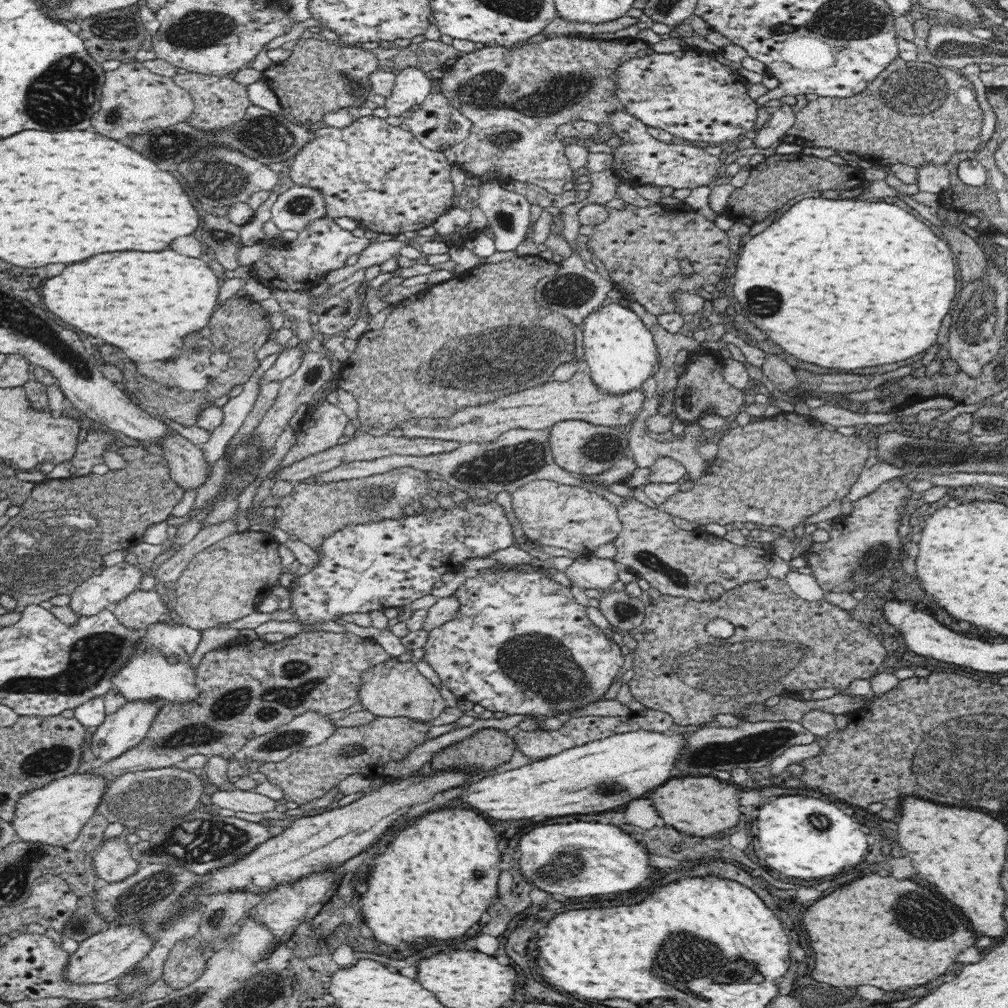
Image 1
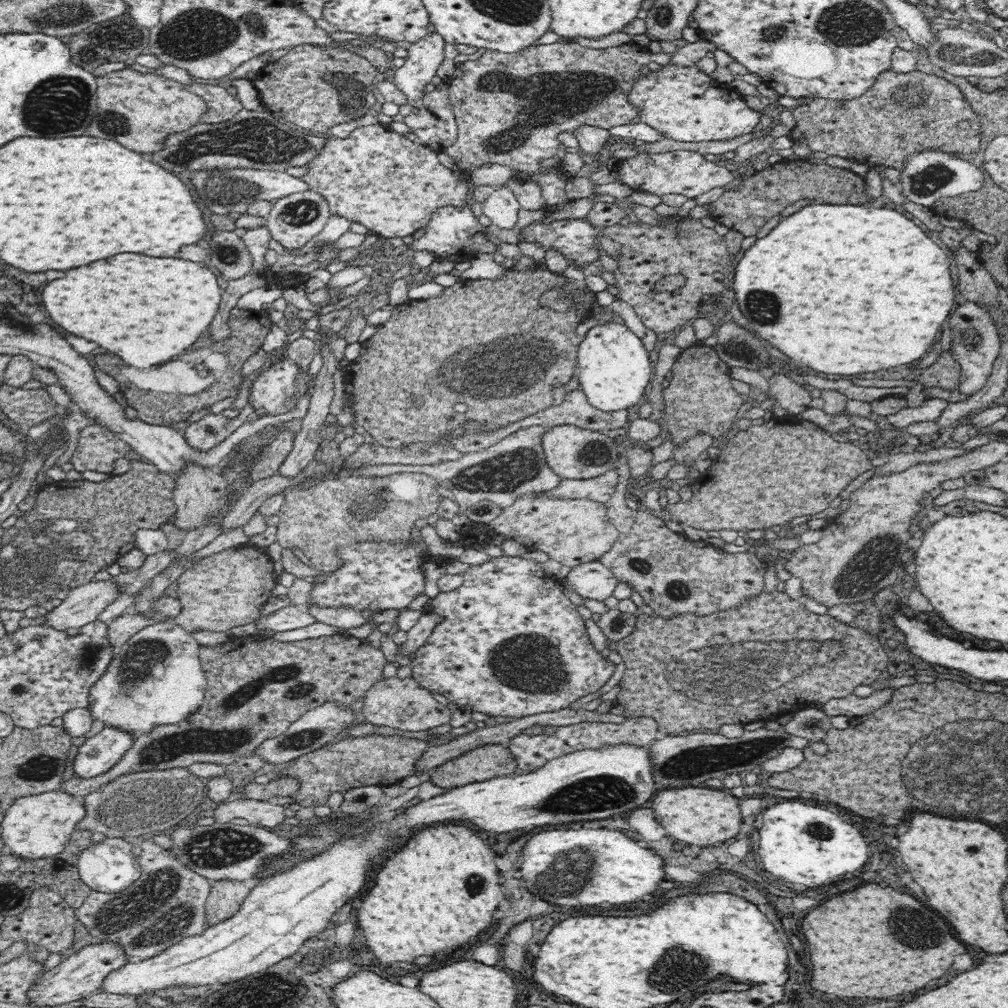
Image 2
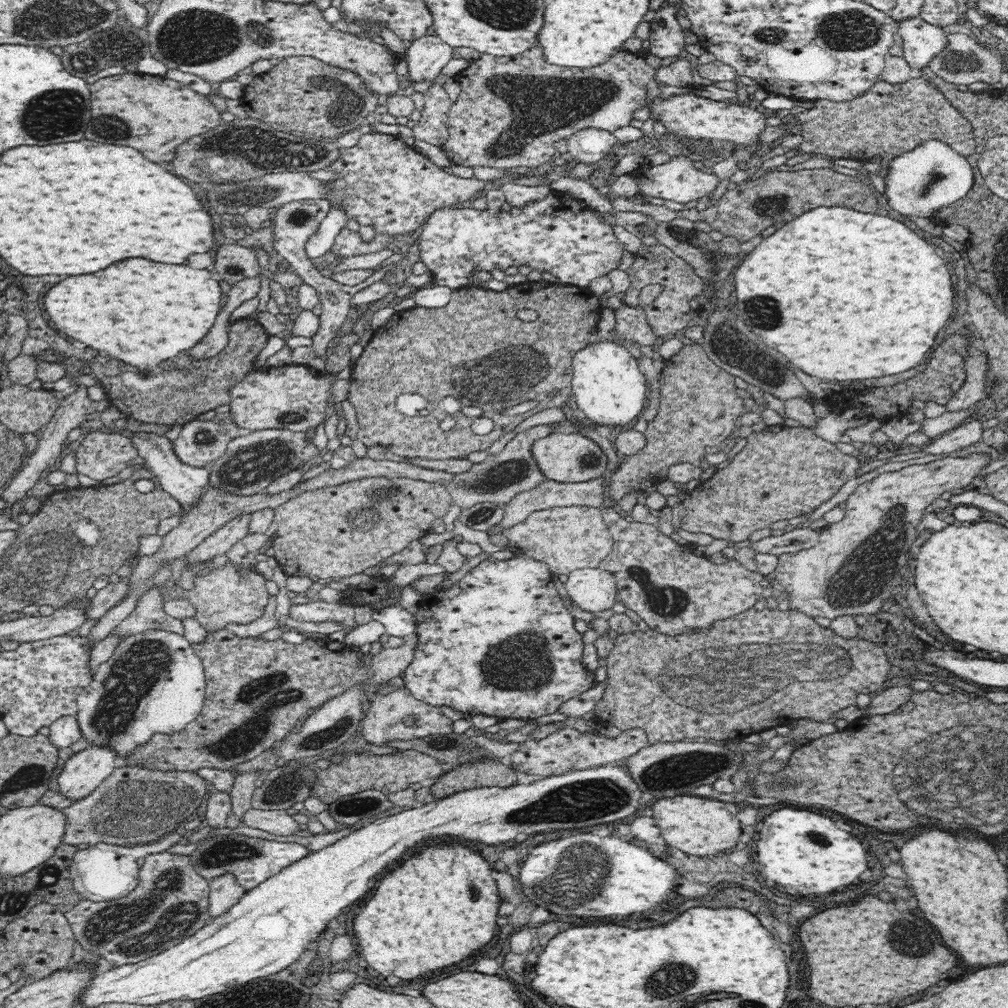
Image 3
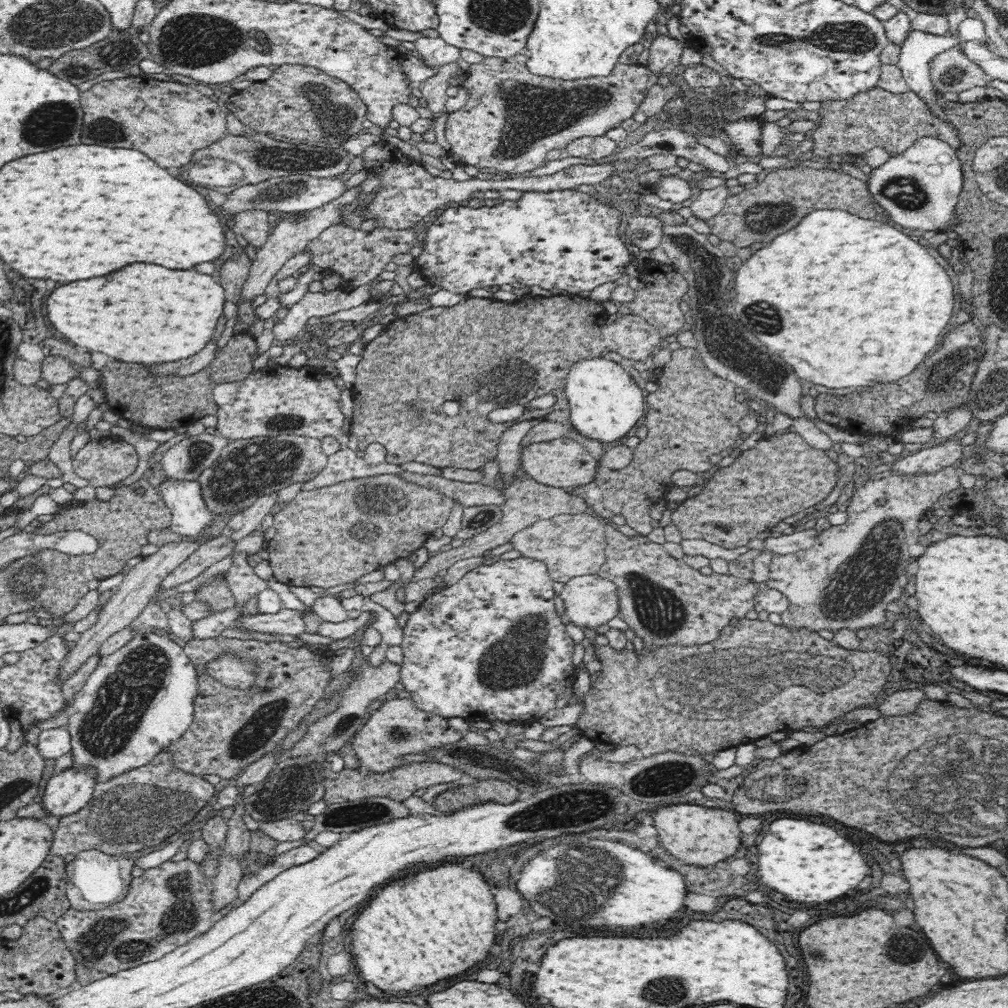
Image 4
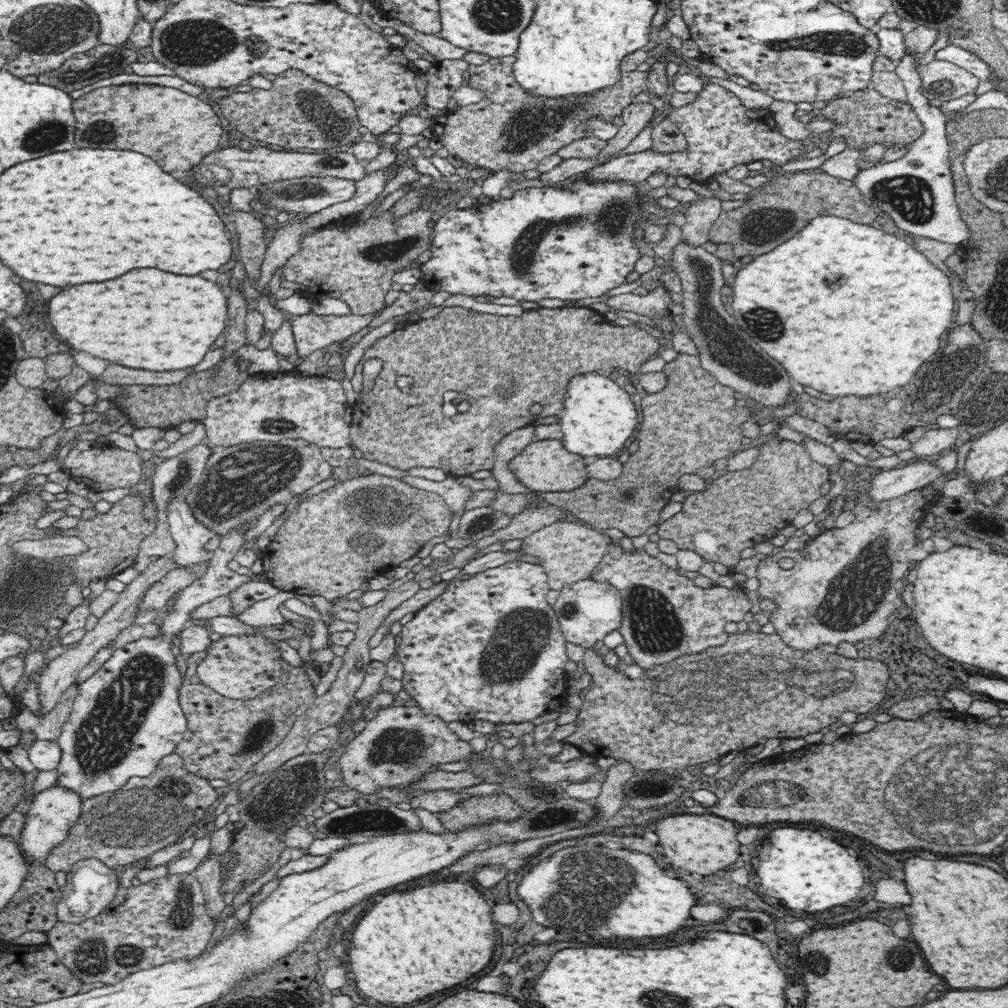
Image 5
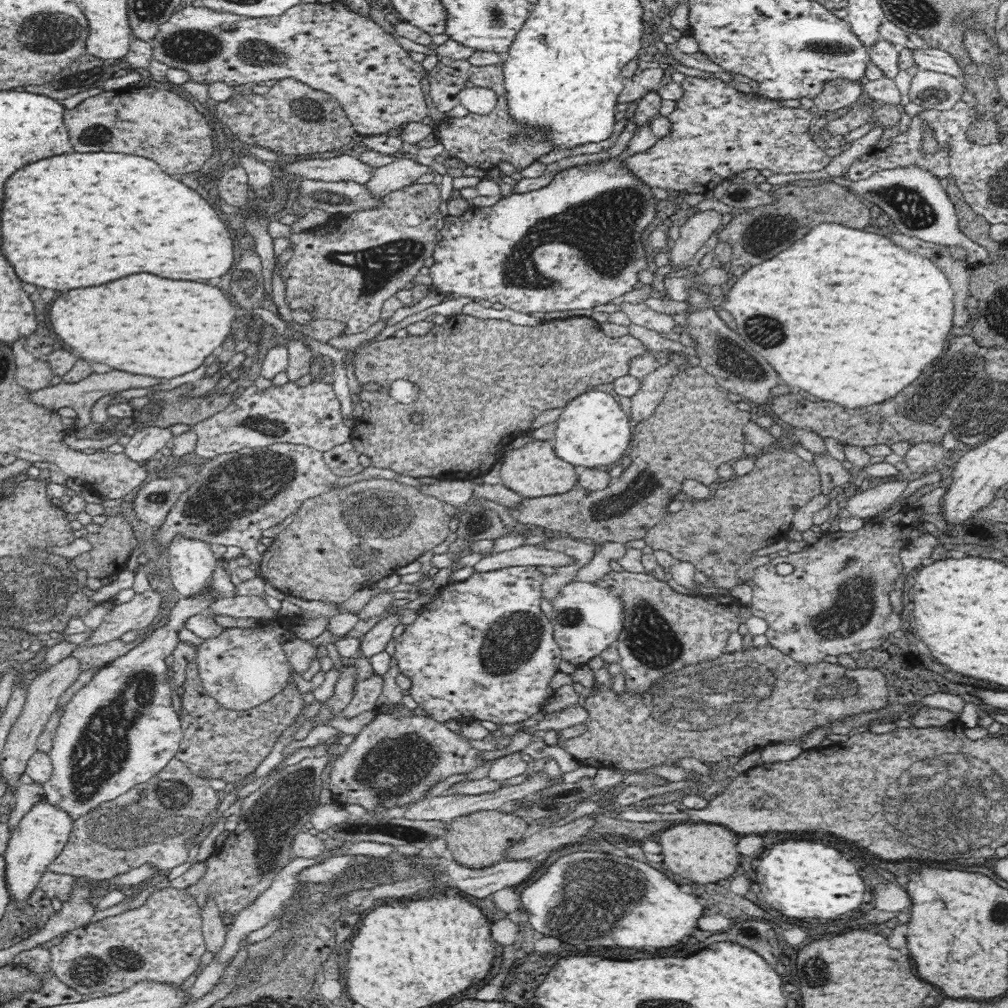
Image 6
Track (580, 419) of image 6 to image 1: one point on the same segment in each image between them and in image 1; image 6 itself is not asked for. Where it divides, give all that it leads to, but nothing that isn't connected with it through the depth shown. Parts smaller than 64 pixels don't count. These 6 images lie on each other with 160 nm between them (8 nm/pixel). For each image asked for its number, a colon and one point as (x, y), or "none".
1: (619, 352)
2: (614, 368)
3: (608, 387)
4: (605, 403)
5: (598, 417)

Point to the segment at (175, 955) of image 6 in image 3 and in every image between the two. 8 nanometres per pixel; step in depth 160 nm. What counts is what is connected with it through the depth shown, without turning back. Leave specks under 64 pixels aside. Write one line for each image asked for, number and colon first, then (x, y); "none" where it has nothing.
3: (170, 902)
4: (168, 906)
5: (165, 920)

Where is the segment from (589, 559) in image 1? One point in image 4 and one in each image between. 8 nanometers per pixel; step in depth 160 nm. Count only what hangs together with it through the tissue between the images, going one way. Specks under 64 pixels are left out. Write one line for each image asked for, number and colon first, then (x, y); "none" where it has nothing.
2: (593, 580)
3: (593, 590)
4: (589, 601)

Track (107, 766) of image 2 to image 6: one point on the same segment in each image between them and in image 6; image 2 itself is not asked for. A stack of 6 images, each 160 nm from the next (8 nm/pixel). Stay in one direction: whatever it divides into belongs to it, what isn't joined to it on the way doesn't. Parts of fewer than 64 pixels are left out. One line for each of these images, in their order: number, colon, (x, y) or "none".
3: (83, 772)
4: (66, 793)
5: (53, 812)
6: (41, 835)

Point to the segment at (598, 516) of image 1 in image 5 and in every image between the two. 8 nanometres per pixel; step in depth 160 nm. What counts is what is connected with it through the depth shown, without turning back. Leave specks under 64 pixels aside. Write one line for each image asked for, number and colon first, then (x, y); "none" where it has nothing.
2: (570, 531)
3: (565, 538)
4: (572, 546)
5: (570, 551)

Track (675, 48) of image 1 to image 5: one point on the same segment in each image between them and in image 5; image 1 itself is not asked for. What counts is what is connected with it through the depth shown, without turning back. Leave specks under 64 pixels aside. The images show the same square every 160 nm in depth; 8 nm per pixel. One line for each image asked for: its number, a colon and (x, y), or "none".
2: (509, 108)
3: (511, 110)
4: (513, 118)
5: (508, 129)

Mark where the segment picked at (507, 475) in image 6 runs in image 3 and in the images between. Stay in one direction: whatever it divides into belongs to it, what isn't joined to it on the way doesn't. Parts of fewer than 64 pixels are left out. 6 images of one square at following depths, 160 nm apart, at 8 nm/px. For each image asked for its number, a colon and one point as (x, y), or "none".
3: (572, 457)
4: (561, 463)
5: (544, 466)

